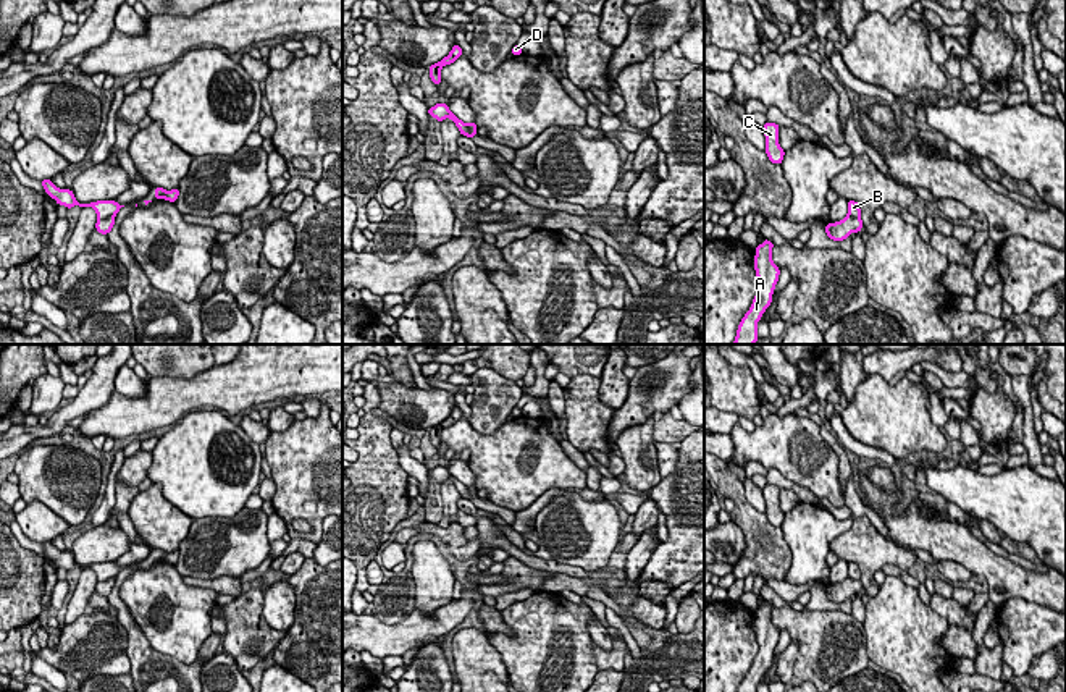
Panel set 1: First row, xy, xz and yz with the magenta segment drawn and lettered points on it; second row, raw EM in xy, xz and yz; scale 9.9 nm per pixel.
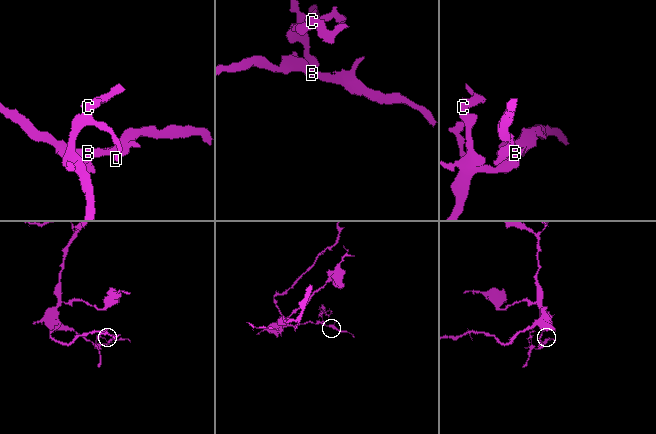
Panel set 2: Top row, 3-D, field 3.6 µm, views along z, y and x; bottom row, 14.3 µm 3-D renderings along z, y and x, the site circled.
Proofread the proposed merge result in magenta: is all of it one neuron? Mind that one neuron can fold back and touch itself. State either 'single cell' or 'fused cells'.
fused cells

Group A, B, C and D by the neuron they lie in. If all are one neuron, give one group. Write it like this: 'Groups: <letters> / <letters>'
Groups: A C D / B

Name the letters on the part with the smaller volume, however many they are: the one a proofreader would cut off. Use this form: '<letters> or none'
A, C, D

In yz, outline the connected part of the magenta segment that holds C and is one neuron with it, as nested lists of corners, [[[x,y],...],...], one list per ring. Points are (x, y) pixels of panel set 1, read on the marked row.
[[[767,121],[762,126],[766,136],[766,154],[772,163],[780,165],[785,155],[785,150],[779,144],[779,129],[780,126],[775,123]]]

